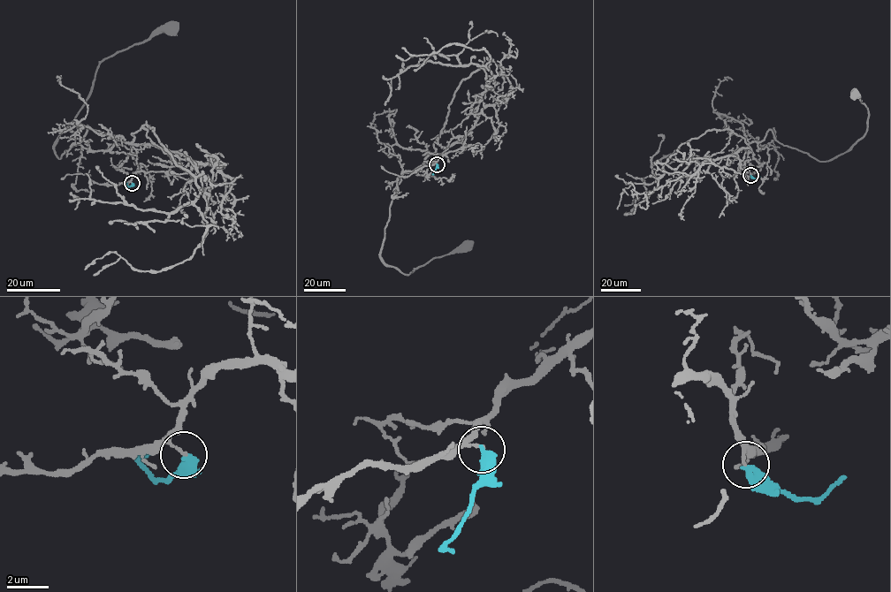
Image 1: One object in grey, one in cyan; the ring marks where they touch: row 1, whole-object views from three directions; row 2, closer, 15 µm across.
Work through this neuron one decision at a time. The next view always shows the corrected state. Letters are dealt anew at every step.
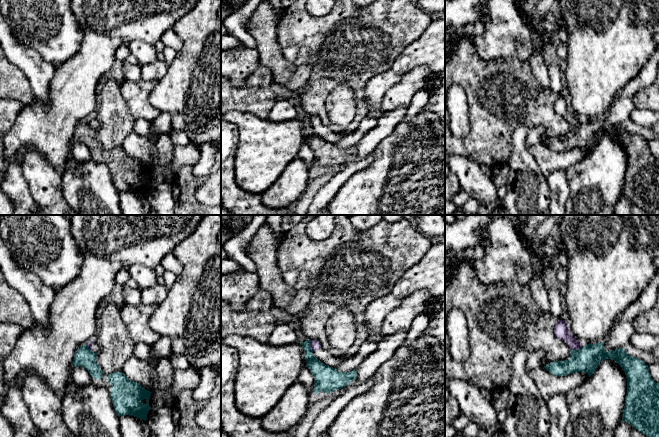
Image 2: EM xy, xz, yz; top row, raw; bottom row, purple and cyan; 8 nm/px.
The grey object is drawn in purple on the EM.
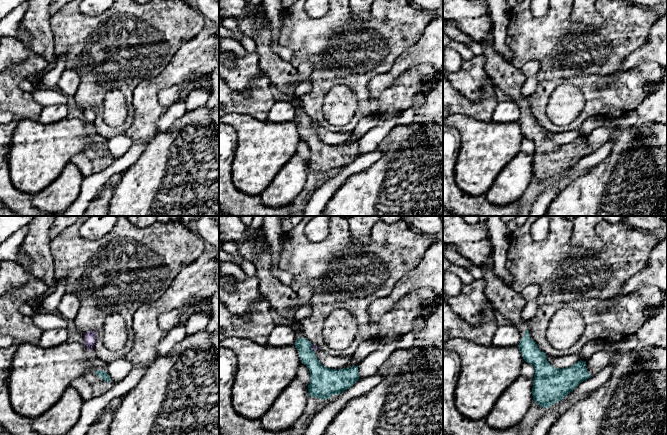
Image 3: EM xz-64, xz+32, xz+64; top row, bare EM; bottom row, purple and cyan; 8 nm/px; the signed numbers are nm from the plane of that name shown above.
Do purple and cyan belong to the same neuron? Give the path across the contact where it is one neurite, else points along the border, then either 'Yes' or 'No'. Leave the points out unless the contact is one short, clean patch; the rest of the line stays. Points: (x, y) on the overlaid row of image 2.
Boundary: xz (310, 340), (310, 348), (313, 351). No

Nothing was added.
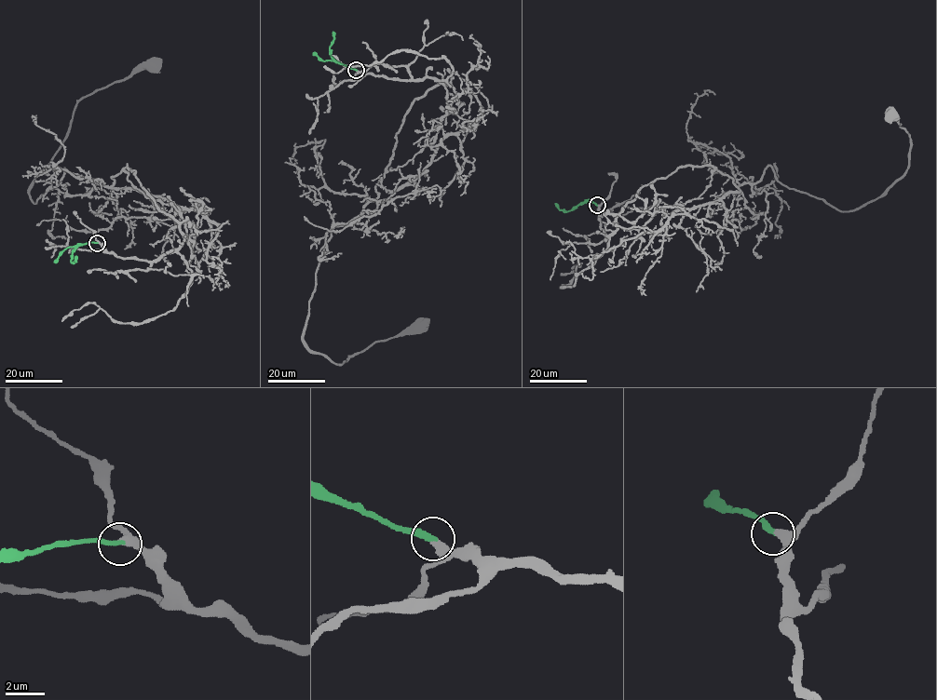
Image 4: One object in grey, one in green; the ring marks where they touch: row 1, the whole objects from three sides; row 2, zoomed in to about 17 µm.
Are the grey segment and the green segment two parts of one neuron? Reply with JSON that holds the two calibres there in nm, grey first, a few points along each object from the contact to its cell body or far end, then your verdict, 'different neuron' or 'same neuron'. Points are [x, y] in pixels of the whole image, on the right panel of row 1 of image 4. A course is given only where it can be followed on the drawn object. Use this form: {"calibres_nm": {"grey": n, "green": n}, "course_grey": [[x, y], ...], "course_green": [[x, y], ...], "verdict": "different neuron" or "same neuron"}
{"calibres_nm": {"grey": 320, "green": 280}, "course_grey": [[597, 206], [605, 240], [679, 168], [738, 187], [768, 166], [855, 210], [908, 168], [890, 114]], "course_green": [[596, 206], [587, 200], [563, 211], [554, 203]], "verdict": "same neuron"}

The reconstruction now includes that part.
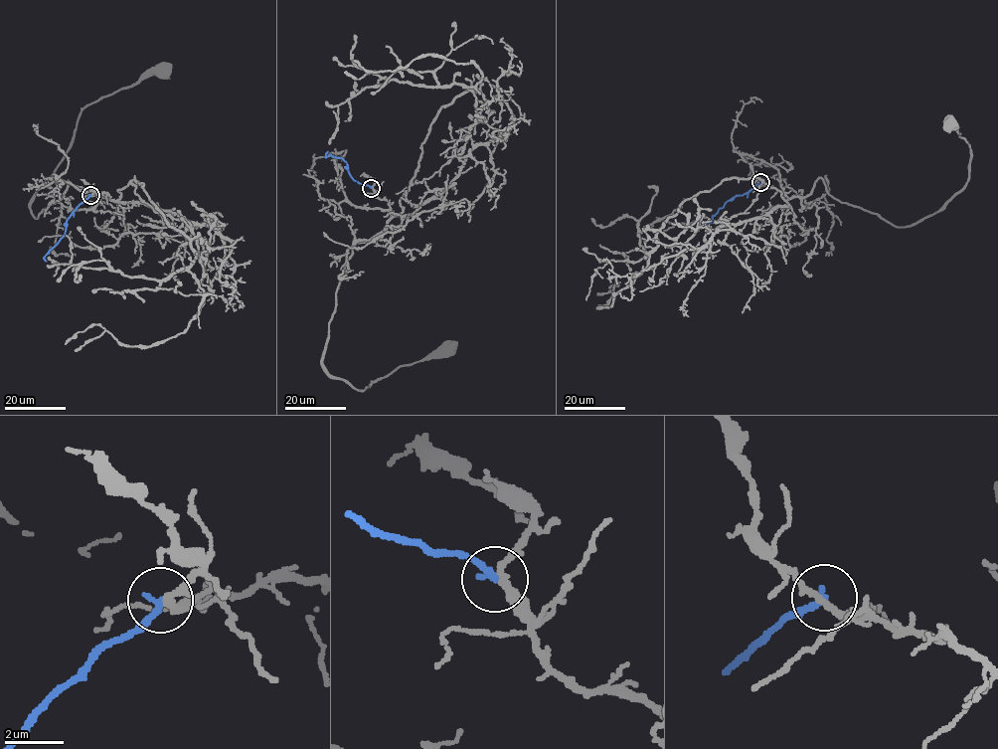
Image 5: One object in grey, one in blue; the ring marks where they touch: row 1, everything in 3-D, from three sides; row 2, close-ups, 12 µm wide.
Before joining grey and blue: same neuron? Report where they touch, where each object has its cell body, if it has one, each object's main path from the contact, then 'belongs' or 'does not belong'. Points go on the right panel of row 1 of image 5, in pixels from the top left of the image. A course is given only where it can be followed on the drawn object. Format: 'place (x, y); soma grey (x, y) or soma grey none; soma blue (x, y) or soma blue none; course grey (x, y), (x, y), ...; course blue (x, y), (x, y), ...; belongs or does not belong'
place (760, 182); soma grey (951, 122); soma blue none; course grey (760, 183), (800, 197), (819, 178), (842, 202), (897, 227), (912, 226), (968, 180), (970, 145), (949, 122); course blue (760, 183), (732, 197), (713, 216), (712, 222), (706, 224); does not belong

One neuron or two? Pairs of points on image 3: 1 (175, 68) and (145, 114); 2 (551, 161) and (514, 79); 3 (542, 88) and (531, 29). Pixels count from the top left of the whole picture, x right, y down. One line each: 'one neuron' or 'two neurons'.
1: one neuron
2: one neuron
3: one neuron

